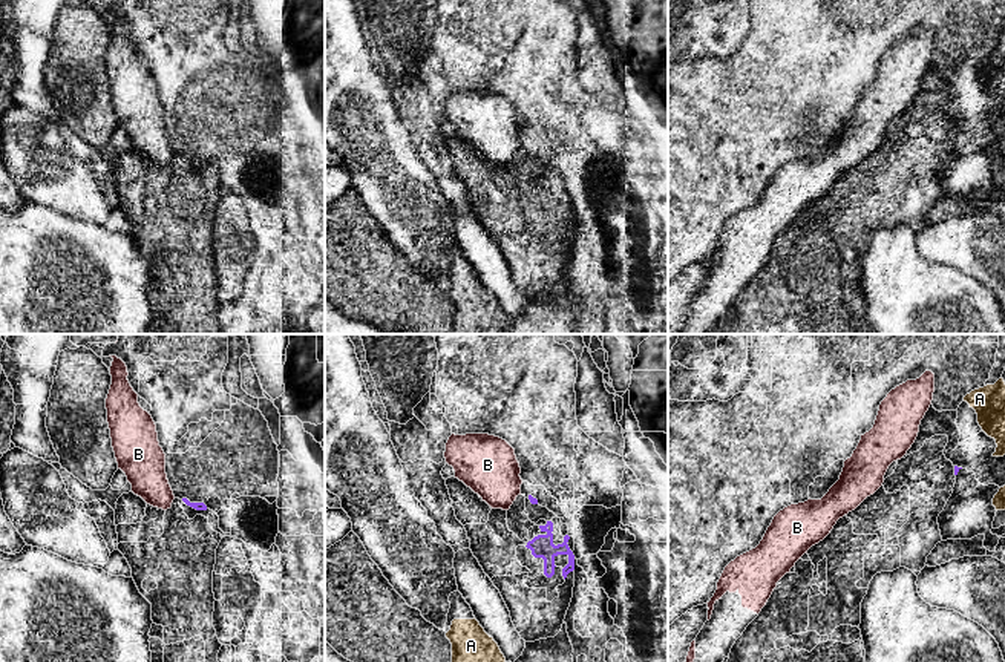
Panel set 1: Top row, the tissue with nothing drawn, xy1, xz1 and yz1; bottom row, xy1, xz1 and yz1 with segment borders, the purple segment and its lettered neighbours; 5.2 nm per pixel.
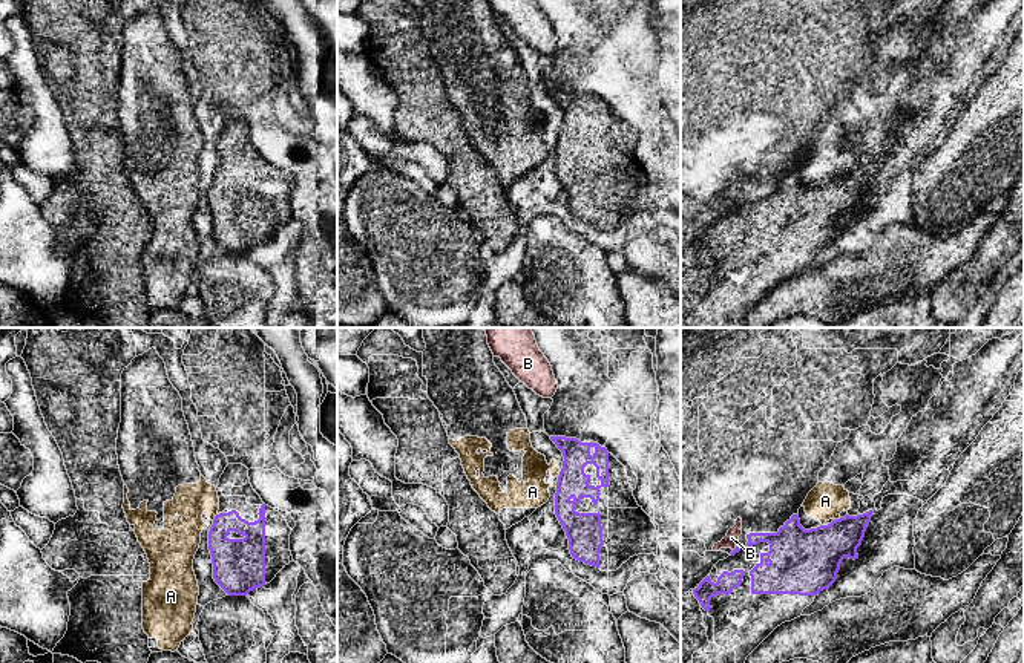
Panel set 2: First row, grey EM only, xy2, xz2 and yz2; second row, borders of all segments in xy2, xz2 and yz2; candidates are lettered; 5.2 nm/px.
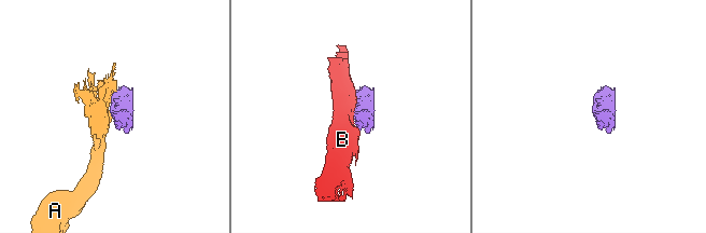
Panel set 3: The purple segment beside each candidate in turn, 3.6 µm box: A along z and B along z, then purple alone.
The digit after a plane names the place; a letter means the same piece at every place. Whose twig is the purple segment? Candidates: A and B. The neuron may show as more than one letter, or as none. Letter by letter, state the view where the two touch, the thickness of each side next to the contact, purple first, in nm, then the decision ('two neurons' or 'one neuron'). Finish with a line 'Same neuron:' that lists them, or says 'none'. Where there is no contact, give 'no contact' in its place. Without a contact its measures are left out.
A: meets purple in xy2; 220 nm thick on the purple side, 220 nm on the other; two neurons
B: meets purple in yz2; 30 nm thick on the purple side, 70 nm on the other; two neurons
Same neuron: none

